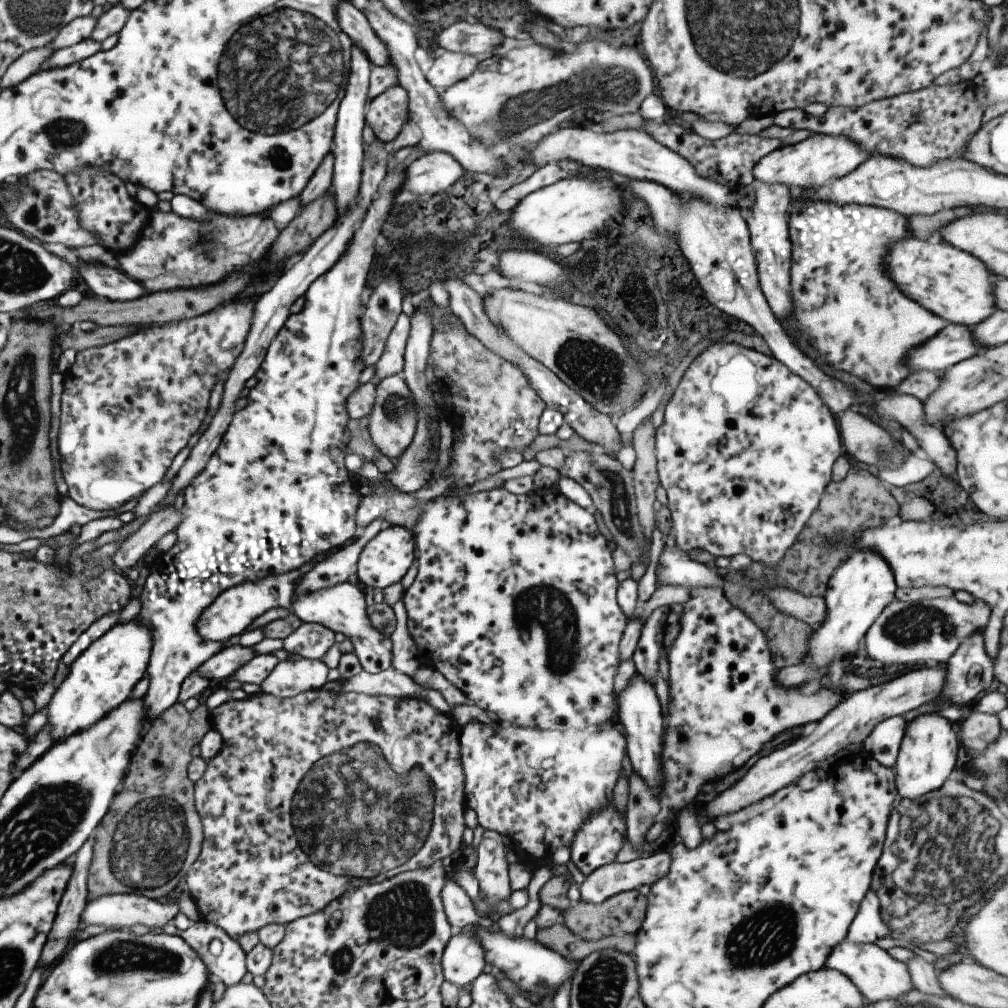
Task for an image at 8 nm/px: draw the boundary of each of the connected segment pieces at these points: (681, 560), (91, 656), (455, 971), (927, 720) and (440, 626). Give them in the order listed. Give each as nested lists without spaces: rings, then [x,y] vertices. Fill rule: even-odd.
[[[673,546],[670,550],[663,550],[658,557],[658,564],[656,567],[656,584],[661,585],[675,585],[685,587],[689,590],[691,587],[721,587],[725,584],[725,578],[718,576],[715,569],[705,568],[702,564],[691,560],[686,552]]]
[[[133,617],[126,622],[116,622],[81,651],[46,704],[46,723],[50,724],[54,743],[89,728],[99,717],[129,698],[133,685],[145,676],[151,649],[151,629]]]
[[[471,926],[463,927],[449,937],[440,957],[444,981],[461,988],[488,970],[483,950]]]
[[[923,713],[906,723],[893,766],[896,791],[902,799],[917,799],[936,791],[949,772],[962,762],[962,749],[954,731],[954,723],[937,713]]]
[[[503,487],[457,495],[439,495],[420,508],[418,519],[412,528],[417,574],[401,598],[406,612],[406,628],[417,650],[429,654],[431,666],[438,670],[449,684],[460,690],[471,703],[493,716],[498,722],[516,727],[550,730],[583,731],[587,726],[599,726],[604,722],[615,724],[616,695],[611,690],[613,675],[618,670],[618,644],[625,626],[625,616],[616,601],[615,570],[611,552],[605,537],[599,533],[593,515],[579,507],[561,493],[534,488],[526,494],[514,495]]]

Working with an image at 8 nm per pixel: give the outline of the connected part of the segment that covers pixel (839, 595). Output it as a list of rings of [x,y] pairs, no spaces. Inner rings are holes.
[[[868,548],[851,550],[832,572],[821,596],[826,615],[809,637],[809,663],[828,668],[832,660],[855,651],[859,638],[867,632],[881,610],[894,599],[895,588],[891,569],[877,551]]]

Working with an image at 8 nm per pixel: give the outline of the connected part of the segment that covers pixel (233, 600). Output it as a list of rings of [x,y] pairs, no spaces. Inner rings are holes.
[[[301,565],[294,571],[267,575],[254,581],[247,581],[231,586],[223,590],[215,597],[215,600],[203,609],[203,612],[195,621],[195,630],[202,639],[206,641],[217,641],[222,643],[231,636],[243,632],[257,616],[271,608],[288,608],[290,606],[290,596],[294,591],[294,583],[309,569],[308,565]]]

